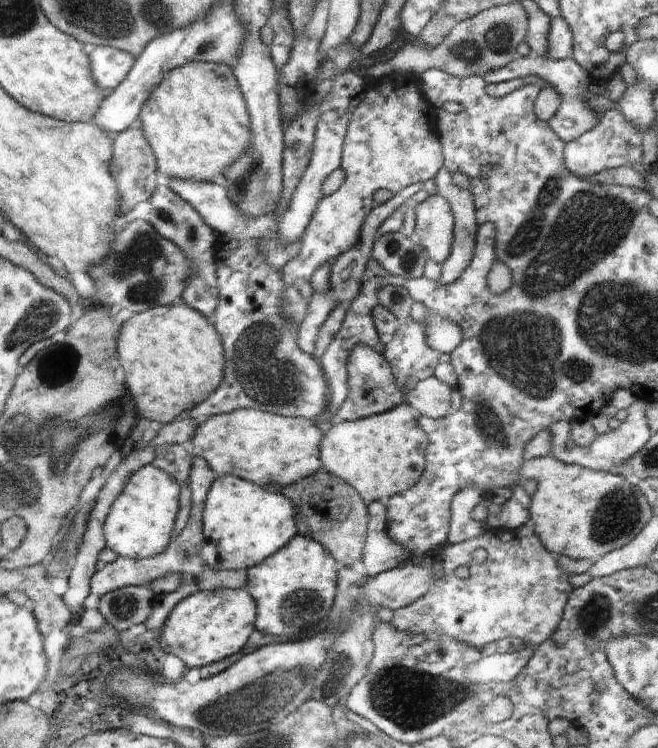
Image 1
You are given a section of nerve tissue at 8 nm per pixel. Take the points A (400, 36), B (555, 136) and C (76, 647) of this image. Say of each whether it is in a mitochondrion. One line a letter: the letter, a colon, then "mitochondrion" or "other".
A: other
B: other
C: mitochondrion

